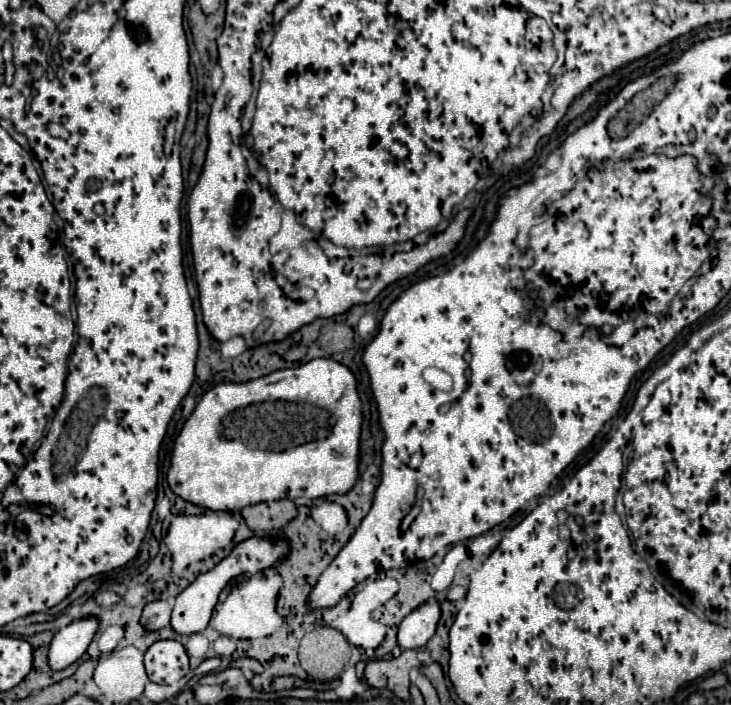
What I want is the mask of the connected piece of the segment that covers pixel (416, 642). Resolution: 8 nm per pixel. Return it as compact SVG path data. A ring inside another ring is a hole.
M424 604L424 606L416 608L398 626L398 646L402 650L422 648L434 636L438 620L440 620L438 604Z

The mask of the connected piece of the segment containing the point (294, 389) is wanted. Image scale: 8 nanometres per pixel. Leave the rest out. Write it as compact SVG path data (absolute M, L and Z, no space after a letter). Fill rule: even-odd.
M316 358L298 368L276 370L268 376L262 376L258 380L250 380L244 384L218 384L202 396L202 400L198 402L192 416L186 420L182 432L176 438L174 452L172 452L172 466L168 470L168 484L180 498L210 510L242 510L244 506L266 502L266 500L280 500L280 498L296 500L296 498L322 498L328 494L346 494L358 482L360 432L362 432L362 402L358 396L356 378L352 370L340 362Z

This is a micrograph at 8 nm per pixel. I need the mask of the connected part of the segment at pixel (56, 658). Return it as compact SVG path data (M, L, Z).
M96 618L74 620L66 628L58 630L52 638L52 646L48 652L48 664L52 666L52 670L62 670L76 662L86 652L96 630L98 630Z

